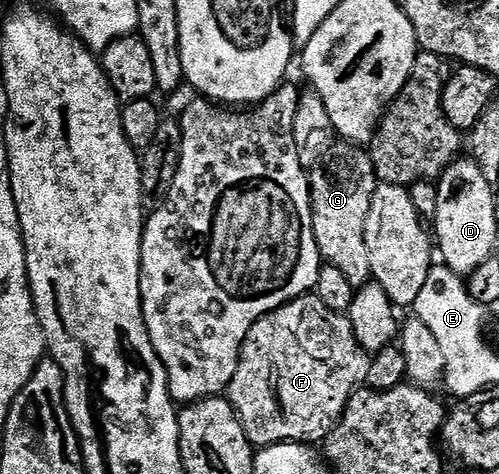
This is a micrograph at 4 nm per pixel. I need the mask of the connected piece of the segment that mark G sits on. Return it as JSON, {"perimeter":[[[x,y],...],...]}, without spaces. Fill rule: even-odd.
{"perimeter":[[[333,143],[310,172],[314,242],[325,265],[334,267],[353,288],[359,290],[372,280],[370,254],[366,250],[366,218],[378,187],[372,157],[359,144]]]}

